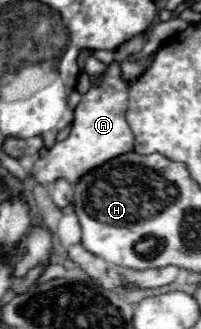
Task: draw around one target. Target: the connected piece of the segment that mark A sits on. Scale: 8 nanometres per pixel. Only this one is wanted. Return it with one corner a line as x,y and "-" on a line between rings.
112,63
104,73
100,83
92,81
88,93
82,95
80,105
74,111
72,133
64,141
54,143
52,149
42,153
32,167
32,177
40,185
56,183
58,179
66,179
68,183
78,183
86,171
106,163
106,159
114,159
118,155
130,153
134,147
132,129
126,123
126,107
128,107
128,85
122,81
118,65

